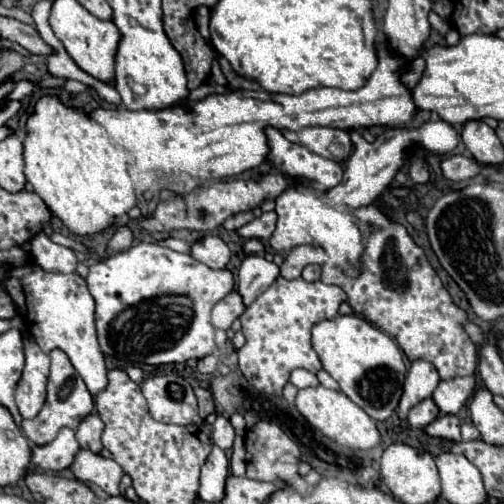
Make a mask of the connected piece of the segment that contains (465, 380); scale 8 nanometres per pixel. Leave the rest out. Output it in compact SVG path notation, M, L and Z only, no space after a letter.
M453 377L437 385L433 399L443 413L455 415L467 403L473 391L475 391L475 377Z

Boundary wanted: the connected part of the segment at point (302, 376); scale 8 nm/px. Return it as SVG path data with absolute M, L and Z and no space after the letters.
M295 369L295 371L291 373L291 383L293 383L297 389L317 387L317 385L319 385L315 373L311 373L311 371L307 371L307 369Z

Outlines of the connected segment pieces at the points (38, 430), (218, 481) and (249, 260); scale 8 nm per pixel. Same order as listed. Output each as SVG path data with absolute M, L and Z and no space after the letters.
M61 349L51 351L49 357L51 357L51 373L49 373L49 381L47 381L47 401L35 419L29 419L29 421L23 419L23 423L21 423L25 437L33 445L51 443L57 437L57 431L63 427L69 427L75 431L79 427L81 419L85 419L93 411L93 397L87 391L83 379L73 369L69 357Z
M213 445L207 461L201 467L201 489L199 497L207 503L221 501L225 495L225 479L229 475L229 459L225 451Z
M247 255L239 269L237 293L245 305L251 305L261 291L265 291L279 277L279 267L261 255Z

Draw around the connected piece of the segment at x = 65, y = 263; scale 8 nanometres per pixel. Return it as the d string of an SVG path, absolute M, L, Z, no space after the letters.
M43 231L31 239L31 257L43 271L53 273L75 273L77 257L69 247L53 243Z

